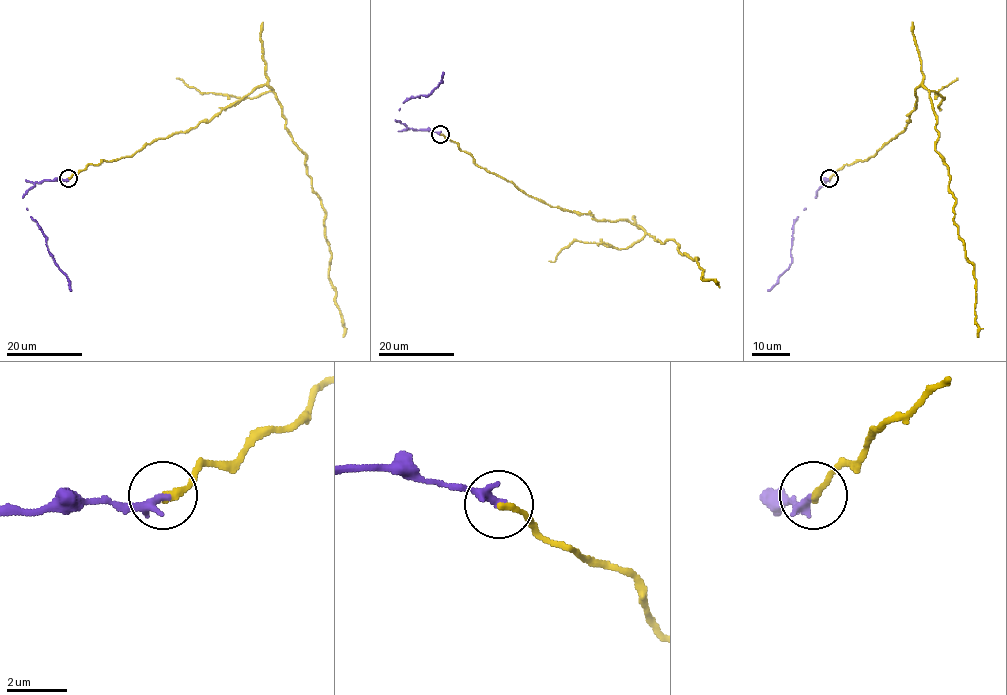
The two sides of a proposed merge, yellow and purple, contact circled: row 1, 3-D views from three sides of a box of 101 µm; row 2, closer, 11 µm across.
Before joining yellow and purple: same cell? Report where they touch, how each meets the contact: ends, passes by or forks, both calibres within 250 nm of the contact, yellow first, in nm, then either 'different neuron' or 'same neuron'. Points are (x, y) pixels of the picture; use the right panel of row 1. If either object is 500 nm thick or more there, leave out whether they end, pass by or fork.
(829, 178) | yellow ends | purple ends | 240/320 nm | same neuron

